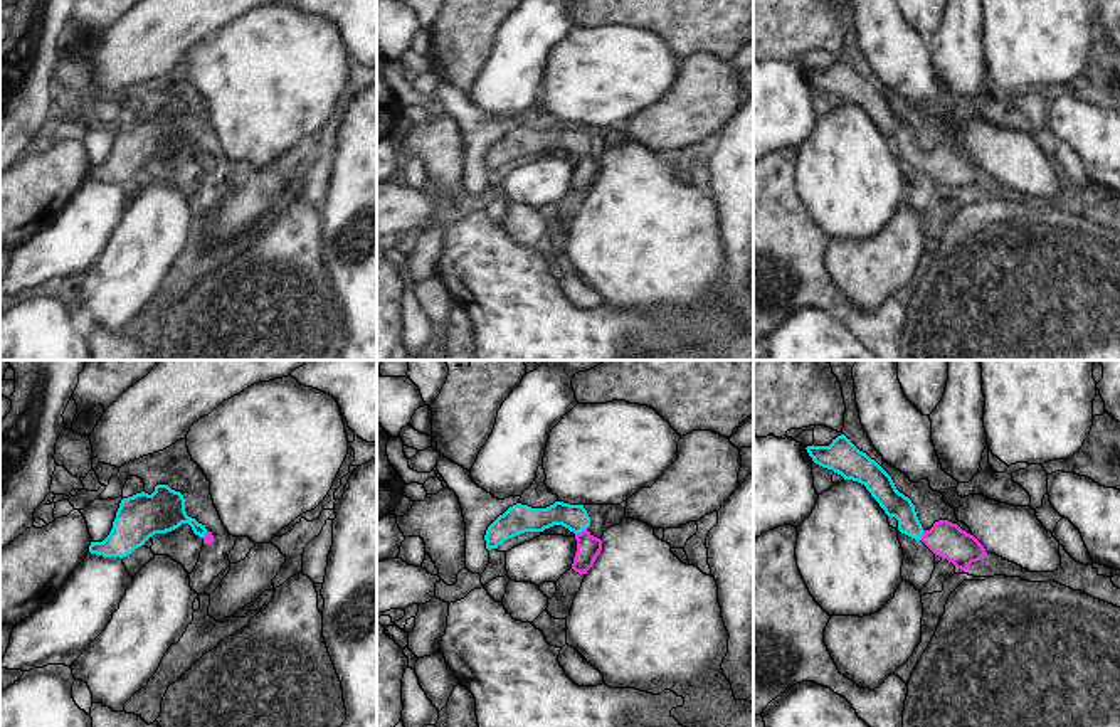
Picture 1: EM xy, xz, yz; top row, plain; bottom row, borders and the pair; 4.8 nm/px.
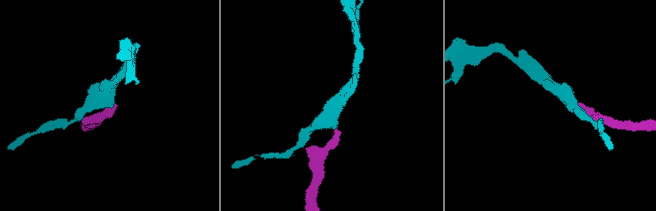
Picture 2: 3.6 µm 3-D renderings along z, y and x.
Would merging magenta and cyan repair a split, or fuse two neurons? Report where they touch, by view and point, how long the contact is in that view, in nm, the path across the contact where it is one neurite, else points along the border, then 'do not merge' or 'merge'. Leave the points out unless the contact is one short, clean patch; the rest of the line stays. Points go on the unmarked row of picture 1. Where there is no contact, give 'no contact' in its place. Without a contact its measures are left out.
meets magenta in xz at (581, 155); contact 70 nm long; runs through xz (589, 170), (581, 155), (574, 140); merge

